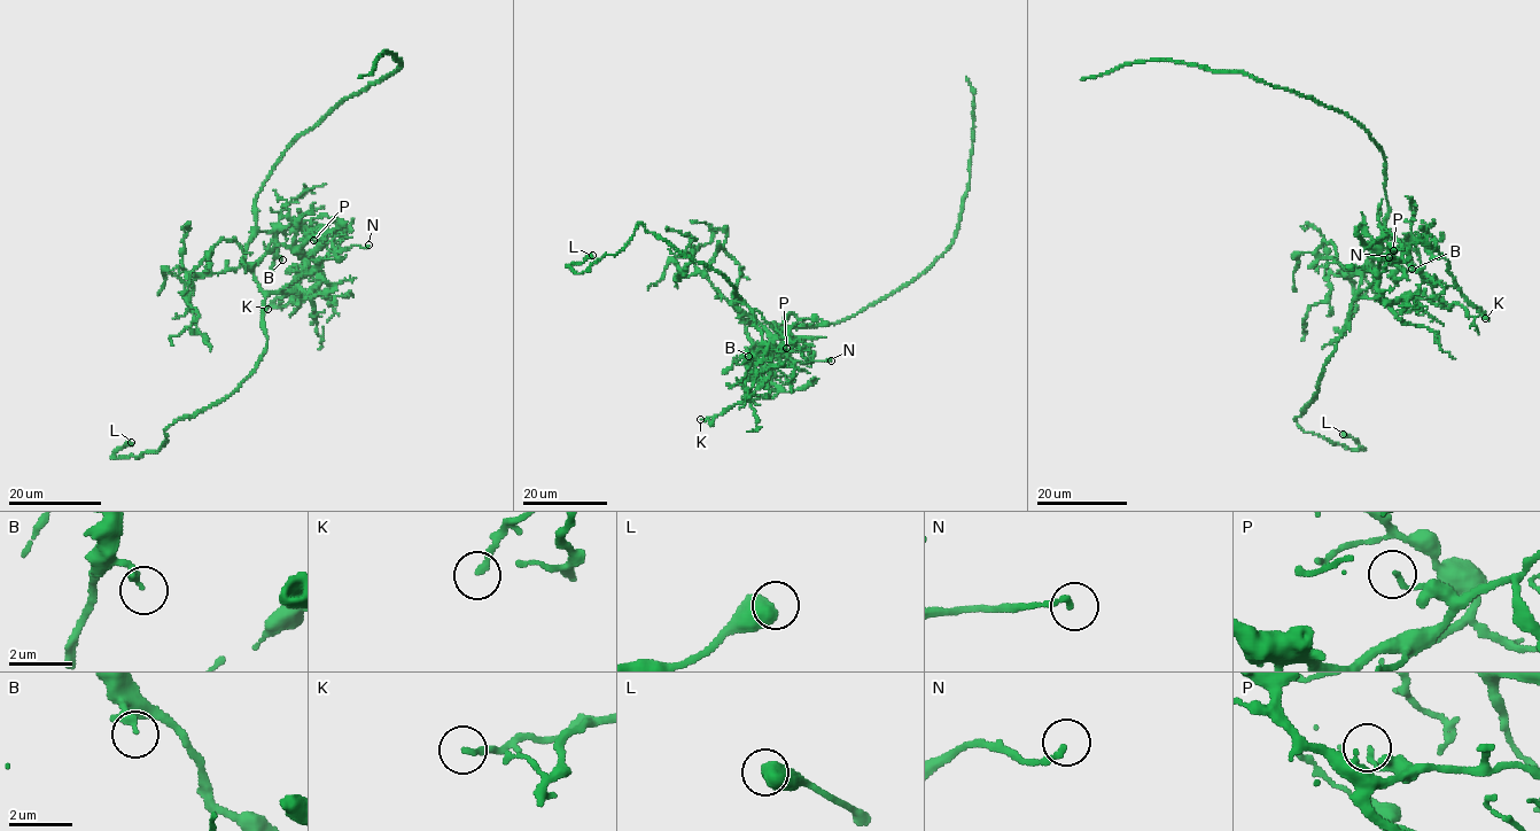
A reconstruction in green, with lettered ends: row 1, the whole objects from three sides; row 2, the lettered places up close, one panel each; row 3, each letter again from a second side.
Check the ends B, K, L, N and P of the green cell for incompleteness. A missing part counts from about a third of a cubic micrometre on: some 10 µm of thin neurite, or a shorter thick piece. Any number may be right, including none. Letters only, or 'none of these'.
none of these

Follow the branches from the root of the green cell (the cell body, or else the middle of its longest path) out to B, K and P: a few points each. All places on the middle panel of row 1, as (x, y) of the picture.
B: (756, 324), (745, 323), (752, 342), (746, 350), (748, 356)
K: (756, 324), (745, 323), (754, 358), (782, 391), (770, 398), (743, 401), (717, 416), (700, 419)
P: (756, 324), (744, 321), (731, 303), (763, 326), (777, 346), (791, 351), (786, 348)

